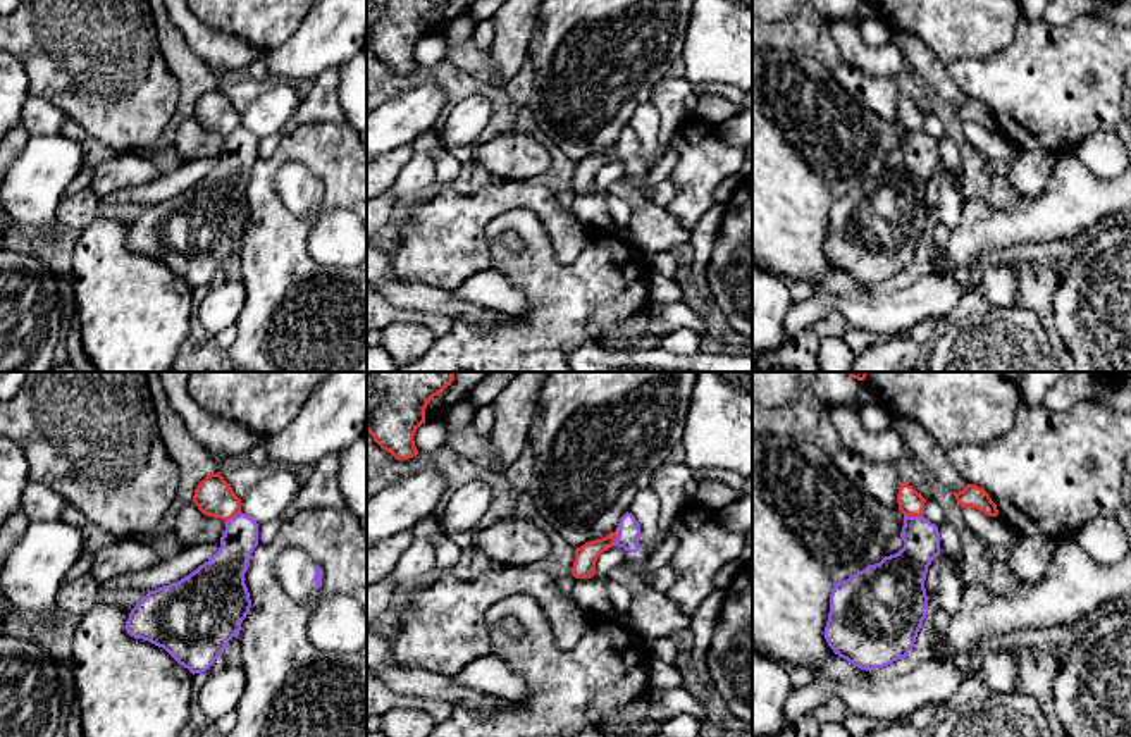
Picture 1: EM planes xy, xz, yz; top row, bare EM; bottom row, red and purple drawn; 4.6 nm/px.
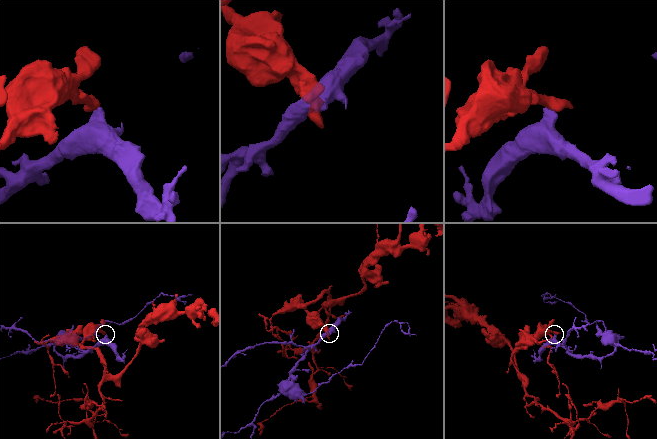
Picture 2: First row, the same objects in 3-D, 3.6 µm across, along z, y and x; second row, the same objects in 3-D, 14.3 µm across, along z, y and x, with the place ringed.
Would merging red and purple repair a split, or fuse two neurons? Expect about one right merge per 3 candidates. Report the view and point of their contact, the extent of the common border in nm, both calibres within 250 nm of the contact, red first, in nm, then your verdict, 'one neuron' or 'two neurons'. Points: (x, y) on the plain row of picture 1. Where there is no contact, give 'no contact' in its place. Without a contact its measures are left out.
contact yz (913, 130); length 90 nm; calibres 120 and 180 nm; two neurons

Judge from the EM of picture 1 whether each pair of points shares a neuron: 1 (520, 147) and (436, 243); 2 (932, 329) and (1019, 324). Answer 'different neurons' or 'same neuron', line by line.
1: different neurons
2: different neurons

